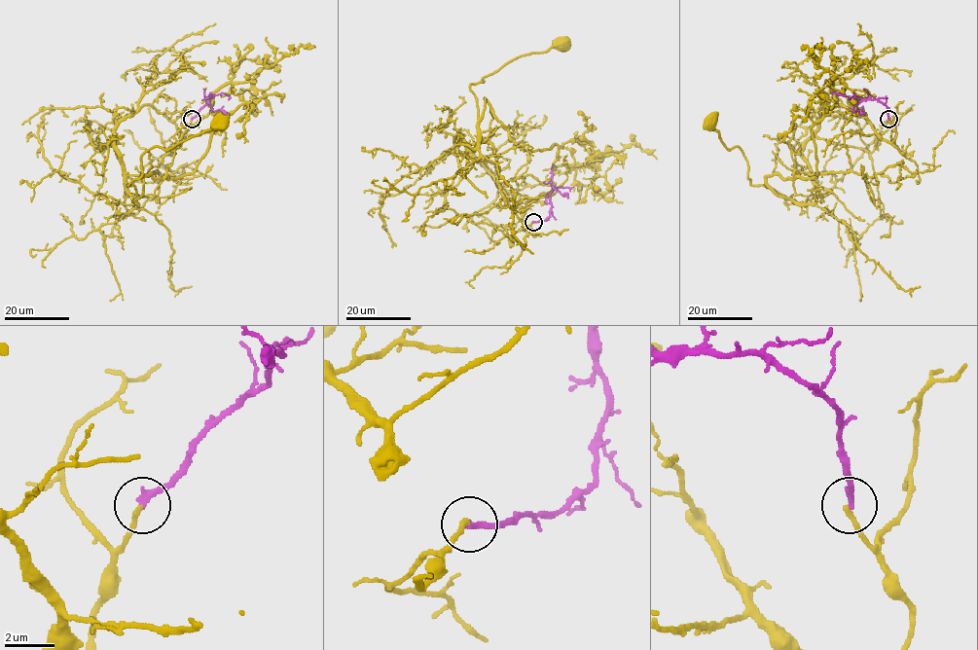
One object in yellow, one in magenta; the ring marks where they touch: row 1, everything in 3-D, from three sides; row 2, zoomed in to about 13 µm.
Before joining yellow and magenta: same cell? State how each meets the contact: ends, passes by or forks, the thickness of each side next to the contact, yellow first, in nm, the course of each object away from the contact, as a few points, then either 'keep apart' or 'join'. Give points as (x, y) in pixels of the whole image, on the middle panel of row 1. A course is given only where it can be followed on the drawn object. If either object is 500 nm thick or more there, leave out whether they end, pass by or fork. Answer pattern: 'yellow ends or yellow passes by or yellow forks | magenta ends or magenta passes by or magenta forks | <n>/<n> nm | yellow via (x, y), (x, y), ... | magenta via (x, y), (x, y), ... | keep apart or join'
yellow ends | magenta ends | 200/280 nm | yellow via (533, 222), (527, 230), (523, 209), (455, 149), (455, 138), (477, 146), (469, 85), (562, 43) | magenta via (533, 222), (544, 220), (549, 215), (553, 186), (568, 198) | keep apart

